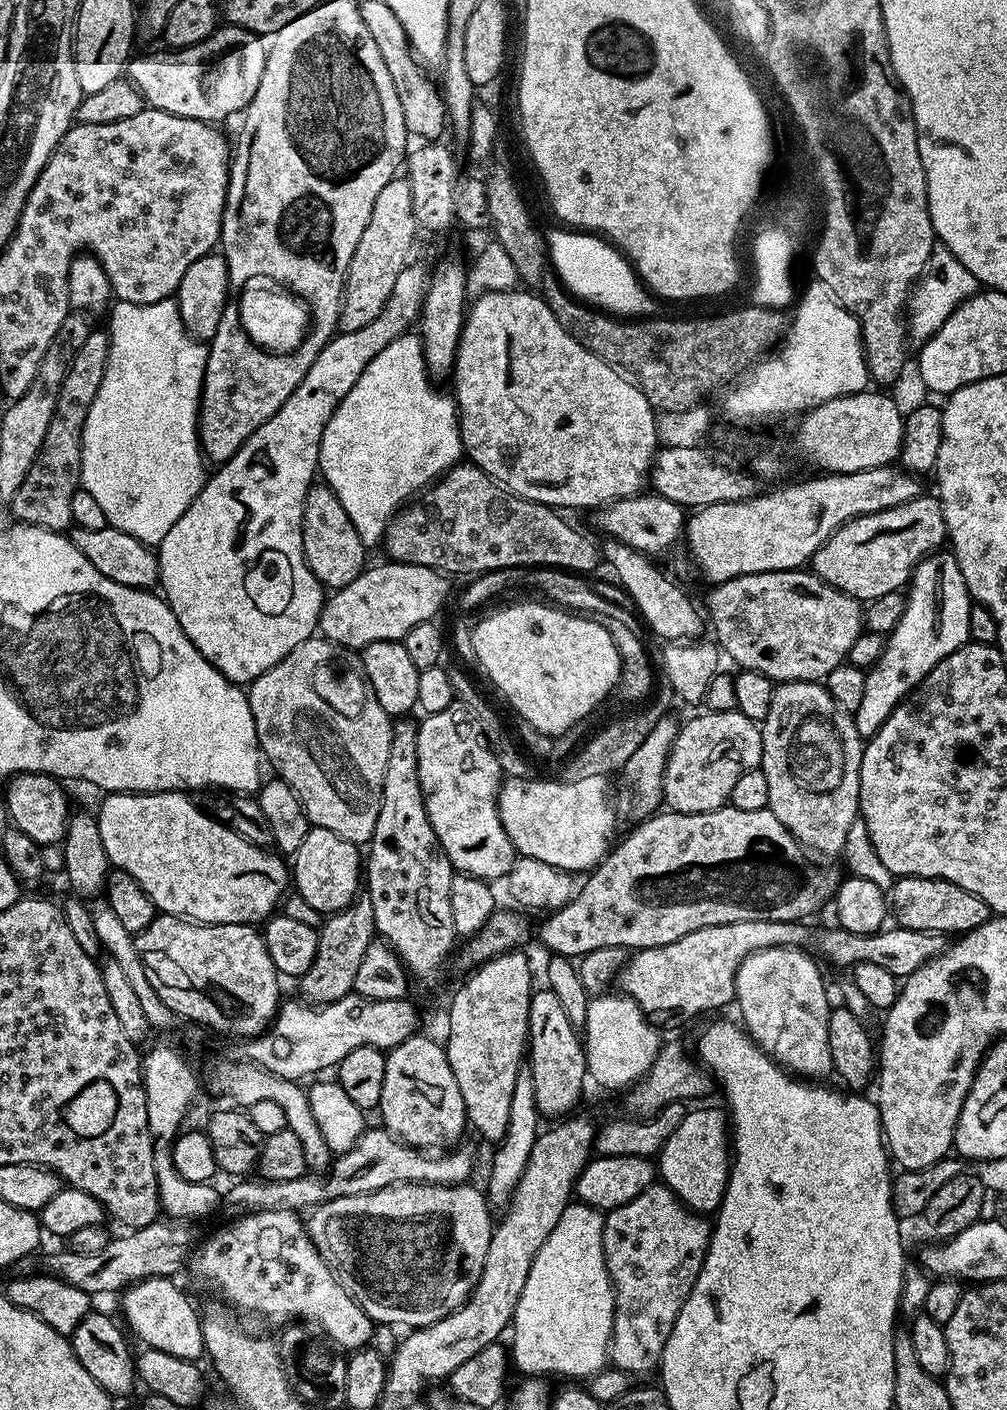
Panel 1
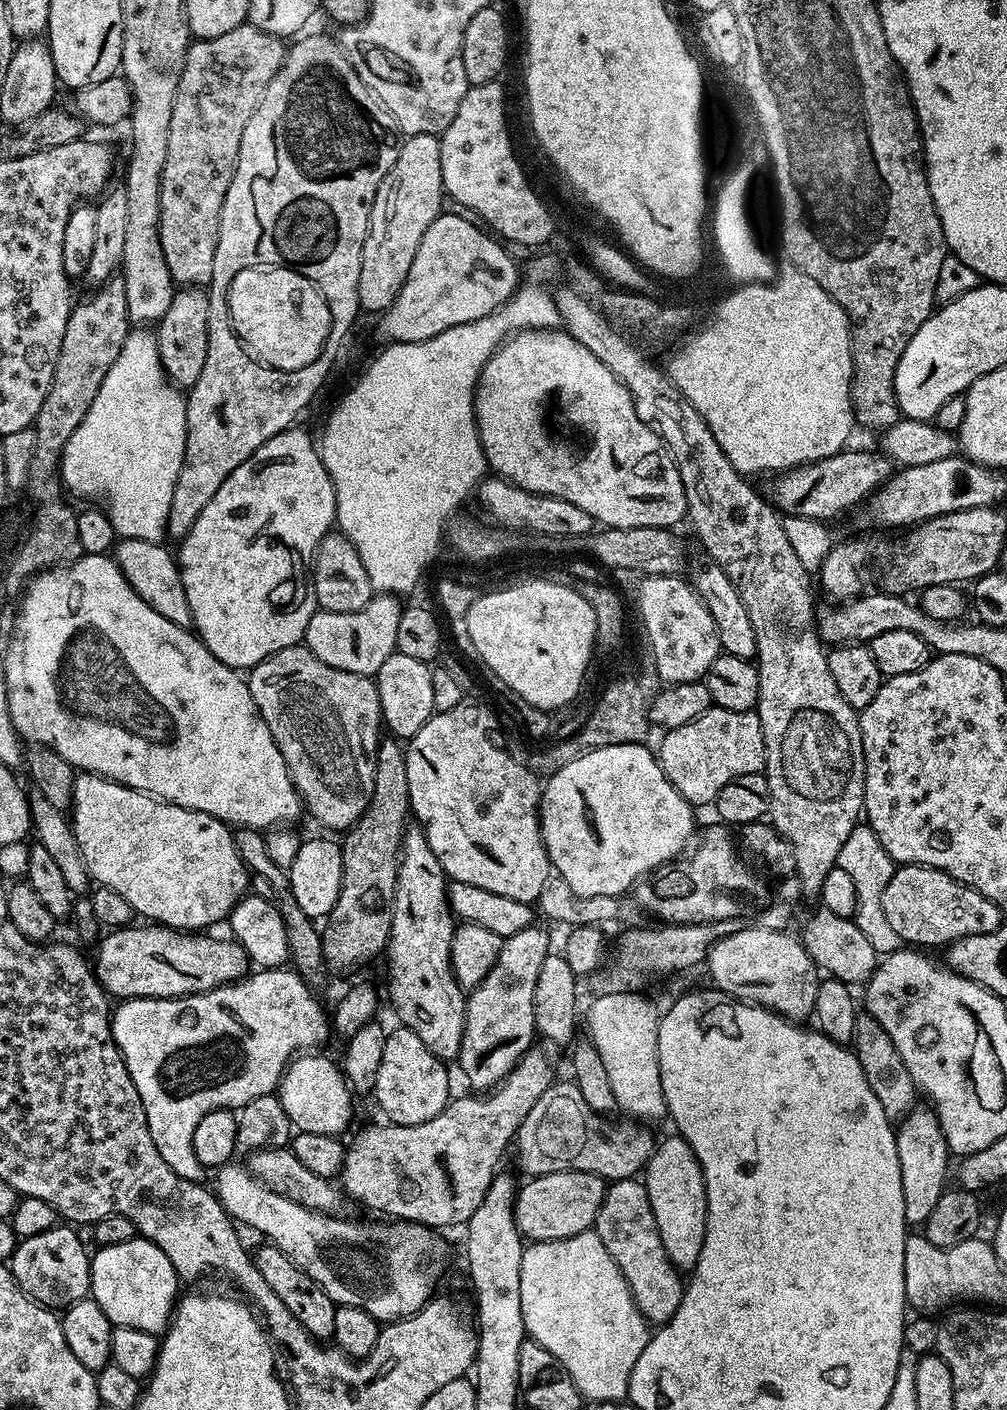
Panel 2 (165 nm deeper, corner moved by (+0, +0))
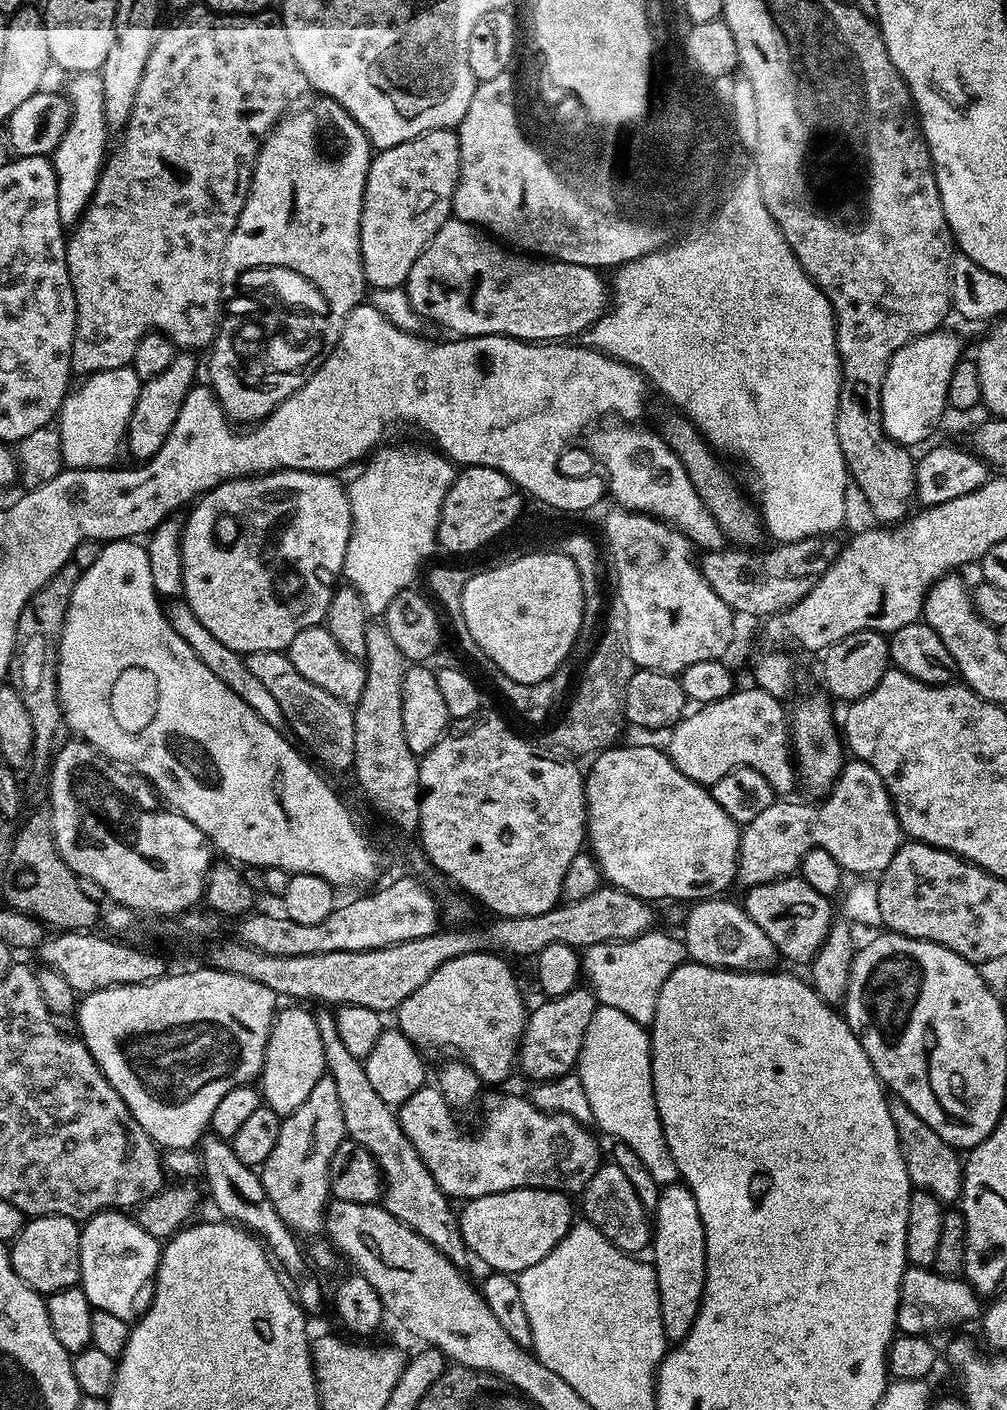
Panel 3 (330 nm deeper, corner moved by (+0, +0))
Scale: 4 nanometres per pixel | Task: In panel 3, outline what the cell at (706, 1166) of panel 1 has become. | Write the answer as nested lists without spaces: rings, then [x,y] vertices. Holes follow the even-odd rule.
[[[683,1182],[661,1187],[658,1206],[654,1210],[651,1252],[650,1263],[656,1269],[664,1335],[669,1341],[679,1342],[690,1334],[700,1313],[706,1274],[706,1238],[702,1214],[698,1214],[698,1202],[694,1202],[694,1194]]]

